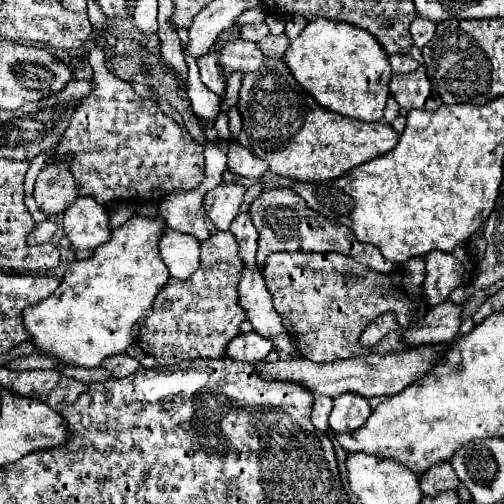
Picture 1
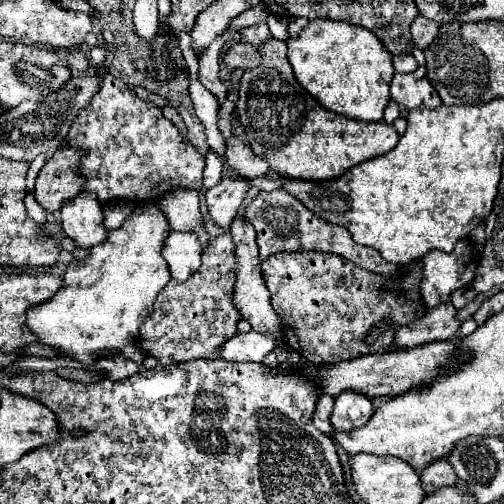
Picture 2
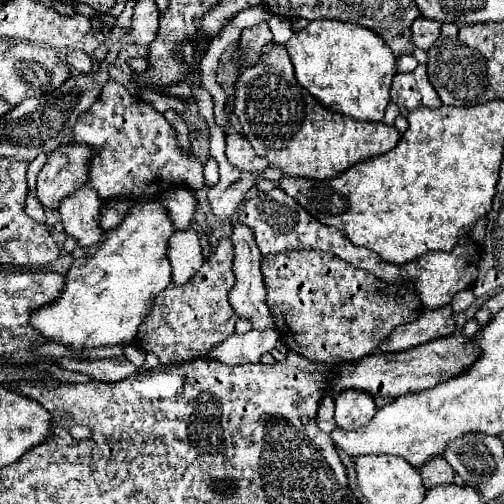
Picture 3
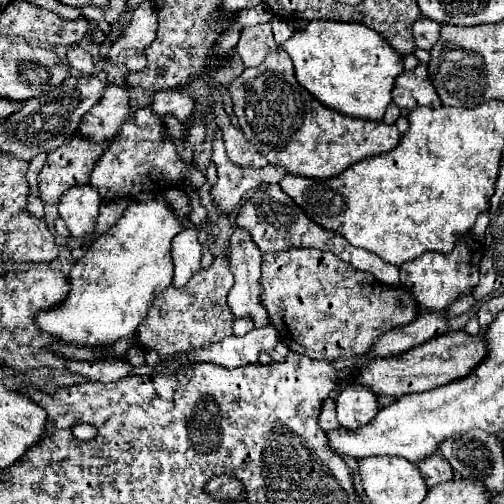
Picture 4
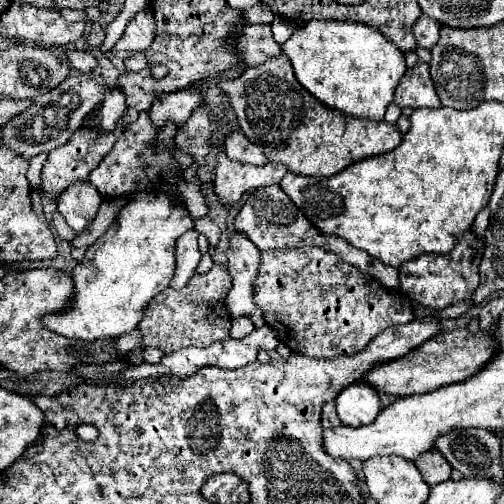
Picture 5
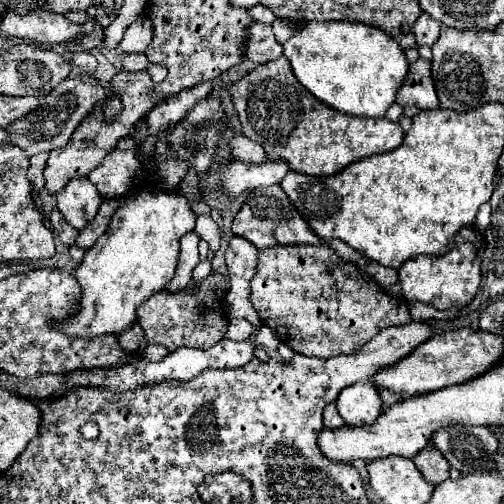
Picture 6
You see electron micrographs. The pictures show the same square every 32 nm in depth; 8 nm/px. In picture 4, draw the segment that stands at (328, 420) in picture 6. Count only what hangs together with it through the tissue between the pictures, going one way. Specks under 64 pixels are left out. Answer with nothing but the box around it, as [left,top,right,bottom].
[320,400,338,430]

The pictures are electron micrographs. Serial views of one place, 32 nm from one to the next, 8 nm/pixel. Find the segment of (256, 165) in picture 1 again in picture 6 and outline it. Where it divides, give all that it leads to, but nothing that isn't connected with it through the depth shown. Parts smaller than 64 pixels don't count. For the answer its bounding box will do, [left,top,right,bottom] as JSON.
[230,134,268,164]

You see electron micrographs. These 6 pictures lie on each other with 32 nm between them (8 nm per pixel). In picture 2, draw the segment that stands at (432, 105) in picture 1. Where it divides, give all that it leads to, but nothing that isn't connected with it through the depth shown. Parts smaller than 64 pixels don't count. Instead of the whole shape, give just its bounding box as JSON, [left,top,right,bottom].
[390,66,442,110]

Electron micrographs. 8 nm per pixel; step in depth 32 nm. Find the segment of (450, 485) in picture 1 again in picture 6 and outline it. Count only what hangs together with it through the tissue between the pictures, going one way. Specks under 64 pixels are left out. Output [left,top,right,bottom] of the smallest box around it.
[412,444,450,484]

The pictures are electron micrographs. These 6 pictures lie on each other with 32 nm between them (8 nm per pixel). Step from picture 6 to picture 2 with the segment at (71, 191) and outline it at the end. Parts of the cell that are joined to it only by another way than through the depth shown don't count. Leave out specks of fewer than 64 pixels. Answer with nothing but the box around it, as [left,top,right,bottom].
[60,192,106,248]

